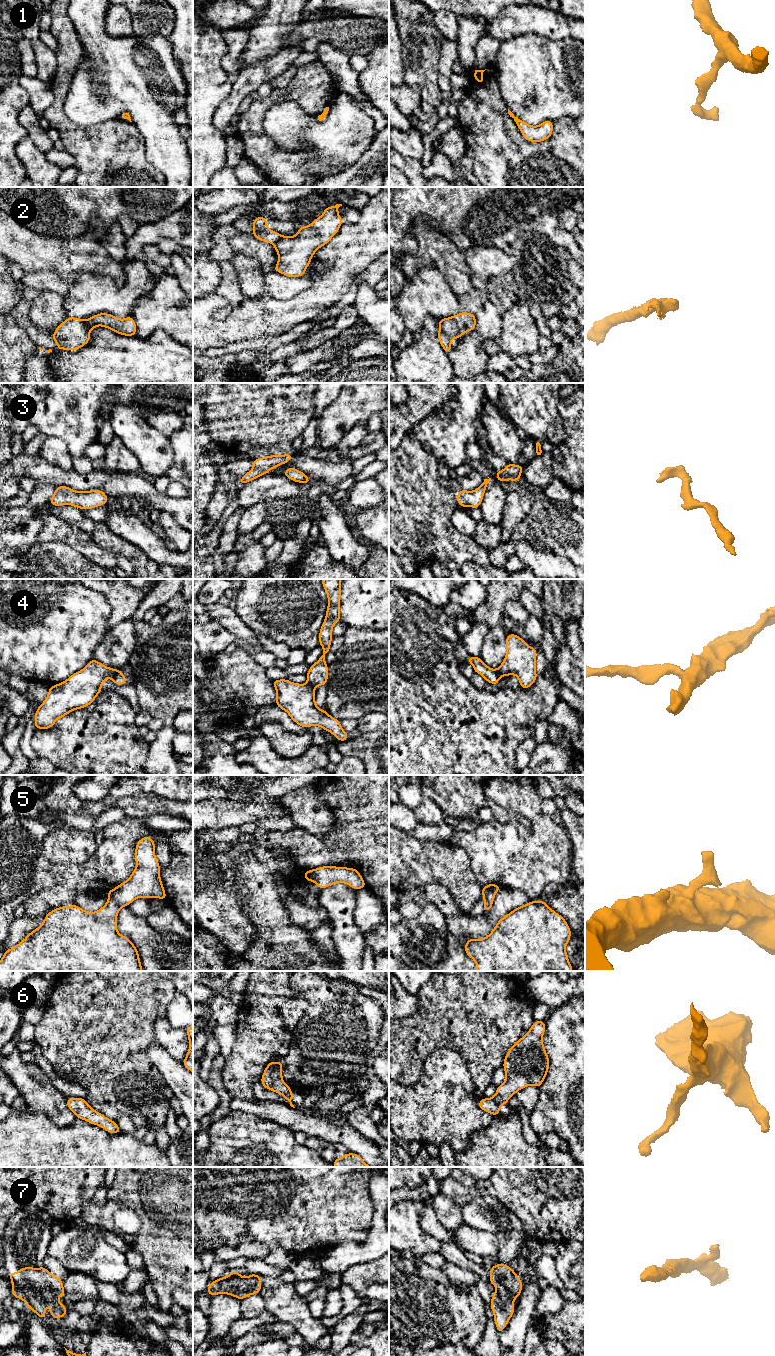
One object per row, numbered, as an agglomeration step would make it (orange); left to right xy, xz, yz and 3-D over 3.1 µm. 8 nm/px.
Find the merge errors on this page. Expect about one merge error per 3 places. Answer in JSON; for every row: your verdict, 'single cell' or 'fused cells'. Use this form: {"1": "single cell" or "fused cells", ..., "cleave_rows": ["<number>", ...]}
{"1": "single cell", "2": "fused cells", "3": "single cell", "4": "fused cells", "5": "single cell", "6": "single cell", "7": "single cell", "cleave_rows": ["2", "4"]}

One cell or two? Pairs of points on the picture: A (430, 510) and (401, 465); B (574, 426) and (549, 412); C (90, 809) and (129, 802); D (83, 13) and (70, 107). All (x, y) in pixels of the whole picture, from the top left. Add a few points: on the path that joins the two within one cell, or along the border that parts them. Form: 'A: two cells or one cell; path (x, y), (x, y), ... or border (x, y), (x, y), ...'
A: one cell; path (419, 499), (401, 481), (401, 476)
B: two cells; border (560, 398), (559, 415), (566, 435), (562, 443)
C: two cells; border (136, 794), (123, 796), (115, 805)
D: one cell; path (99, 45), (112, 67), (112, 97), (102, 107)

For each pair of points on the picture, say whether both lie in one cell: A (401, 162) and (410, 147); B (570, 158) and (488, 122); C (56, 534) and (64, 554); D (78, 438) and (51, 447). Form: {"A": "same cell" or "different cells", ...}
{"A": "different cells", "B": "same cell", "C": "different cells", "D": "different cells"}

